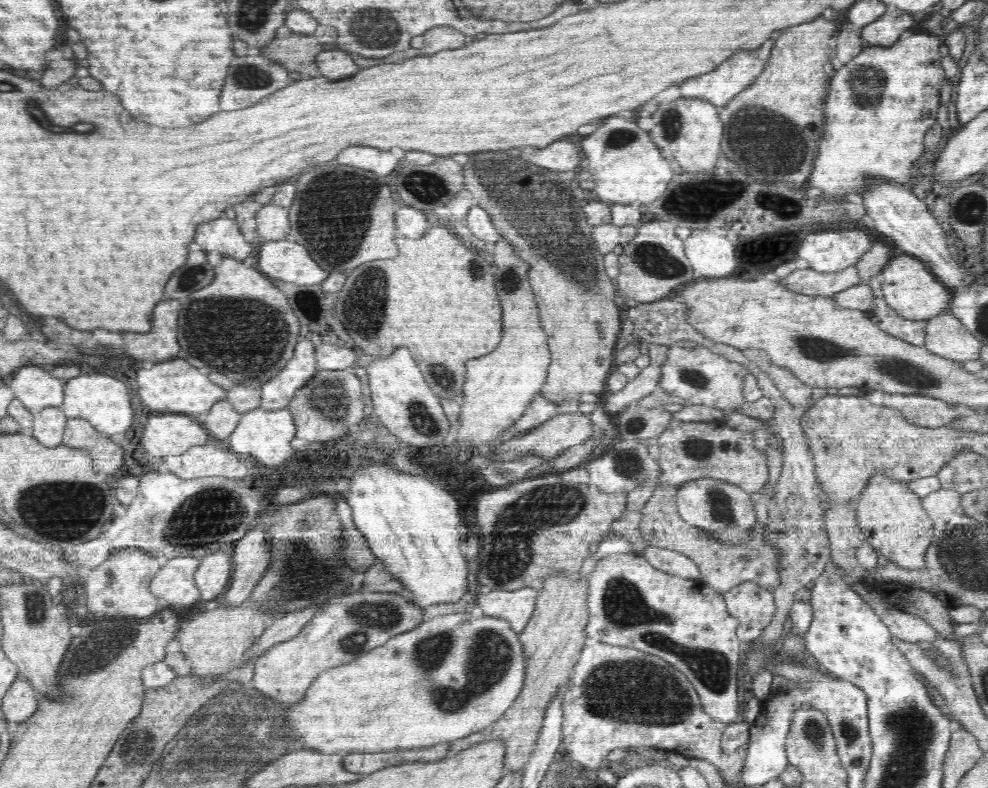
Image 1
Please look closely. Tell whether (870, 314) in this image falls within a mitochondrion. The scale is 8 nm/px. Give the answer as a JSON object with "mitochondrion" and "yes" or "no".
{"mitochondrion":"no"}

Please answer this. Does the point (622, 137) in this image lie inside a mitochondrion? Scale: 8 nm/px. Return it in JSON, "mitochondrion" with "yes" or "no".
{"mitochondrion":"yes"}

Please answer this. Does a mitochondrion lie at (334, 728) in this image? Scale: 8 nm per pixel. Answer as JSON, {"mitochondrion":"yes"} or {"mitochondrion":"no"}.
{"mitochondrion":"no"}

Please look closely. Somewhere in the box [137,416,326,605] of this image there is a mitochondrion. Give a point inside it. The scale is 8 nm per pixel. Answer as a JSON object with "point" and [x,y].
{"point":[184,527]}

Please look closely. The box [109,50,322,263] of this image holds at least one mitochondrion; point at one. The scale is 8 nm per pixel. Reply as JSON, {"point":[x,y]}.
{"point":[253,79]}

